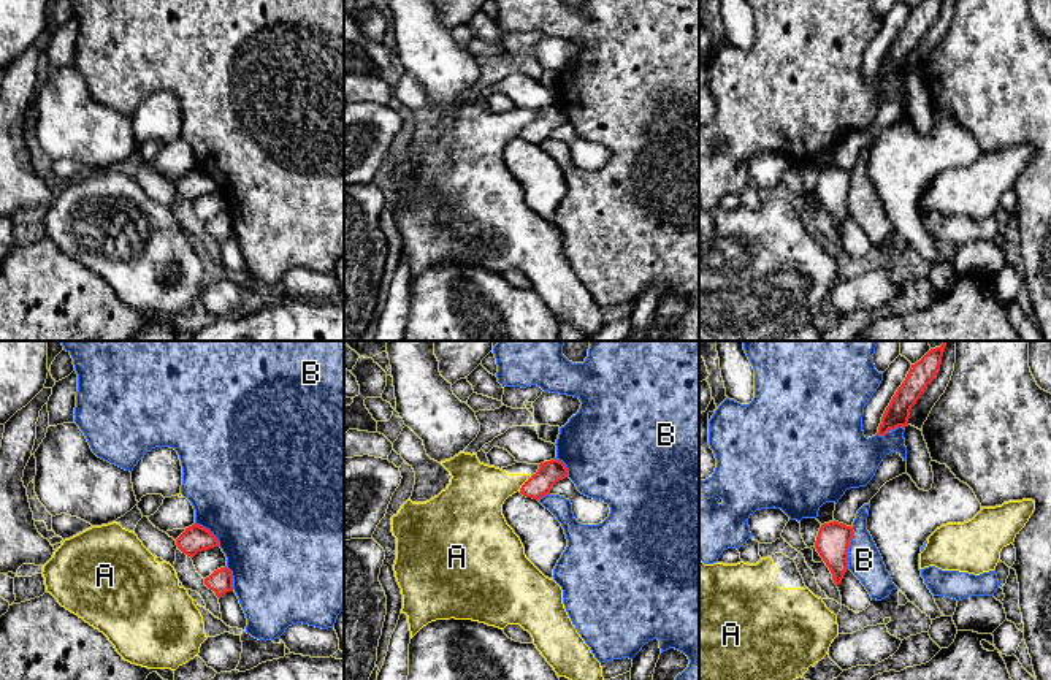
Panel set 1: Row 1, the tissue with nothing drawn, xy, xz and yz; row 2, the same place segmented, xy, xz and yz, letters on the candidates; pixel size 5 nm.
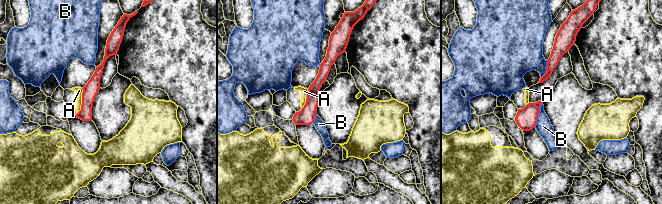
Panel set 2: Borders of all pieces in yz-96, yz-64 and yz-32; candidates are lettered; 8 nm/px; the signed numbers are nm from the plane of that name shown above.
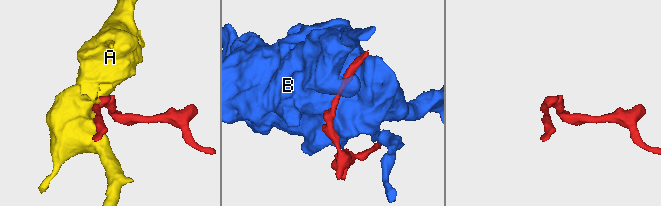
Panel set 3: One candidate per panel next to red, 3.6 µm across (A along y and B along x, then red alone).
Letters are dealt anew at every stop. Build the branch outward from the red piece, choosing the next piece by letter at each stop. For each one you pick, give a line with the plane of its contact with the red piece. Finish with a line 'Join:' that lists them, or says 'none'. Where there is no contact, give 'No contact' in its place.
Join: none

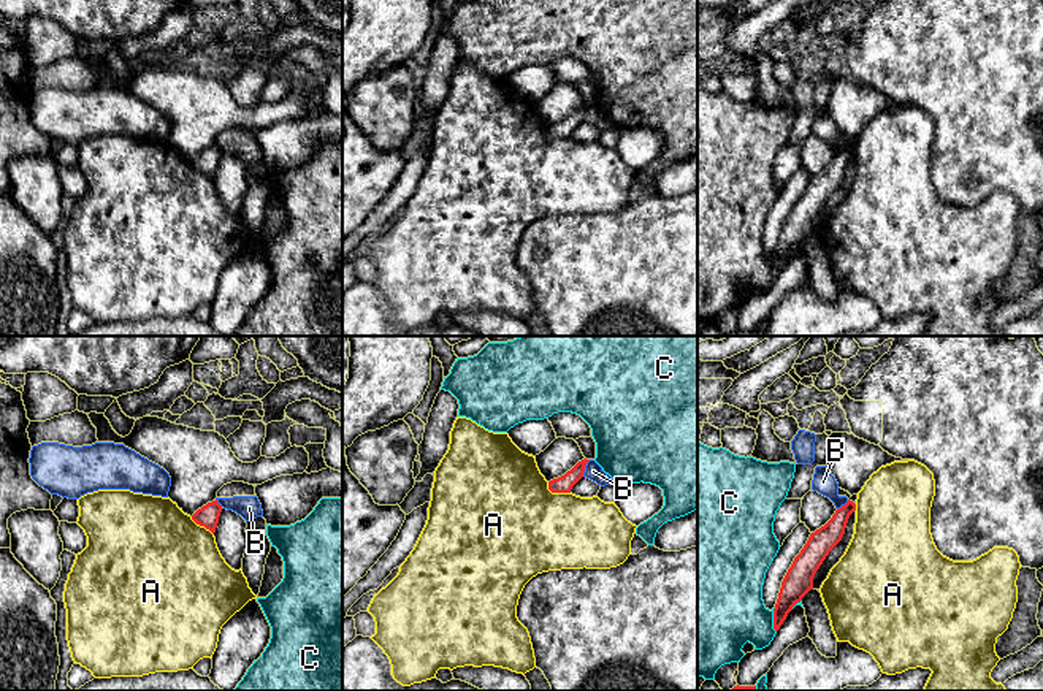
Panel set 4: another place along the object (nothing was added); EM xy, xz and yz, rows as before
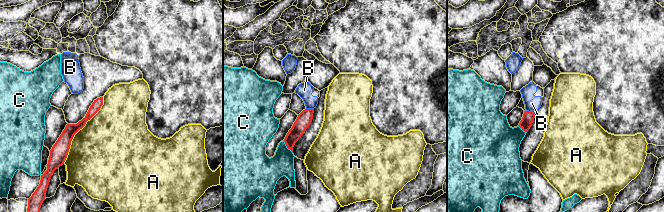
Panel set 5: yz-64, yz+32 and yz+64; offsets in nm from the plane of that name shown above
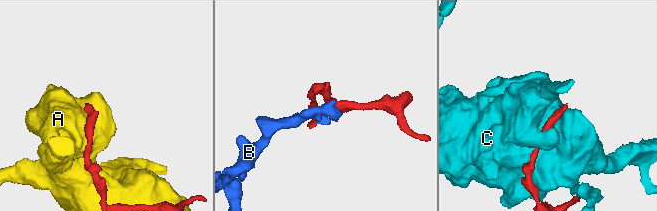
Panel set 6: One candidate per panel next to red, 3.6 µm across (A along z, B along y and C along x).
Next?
Join: none

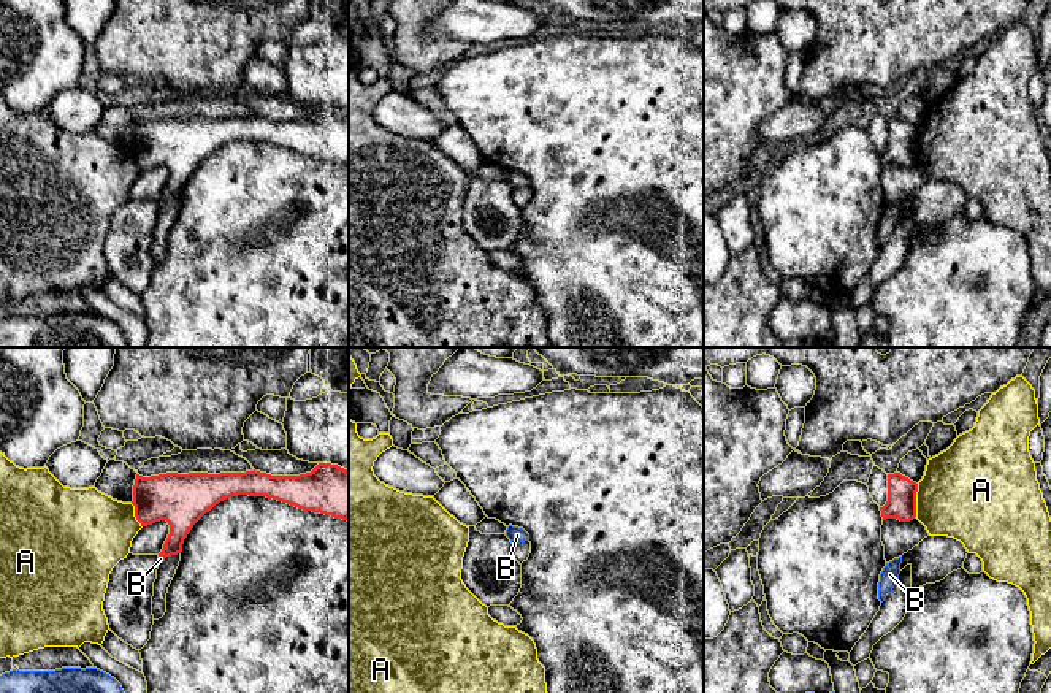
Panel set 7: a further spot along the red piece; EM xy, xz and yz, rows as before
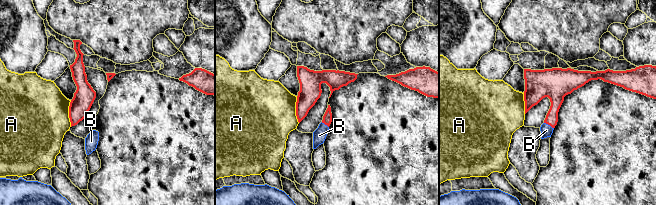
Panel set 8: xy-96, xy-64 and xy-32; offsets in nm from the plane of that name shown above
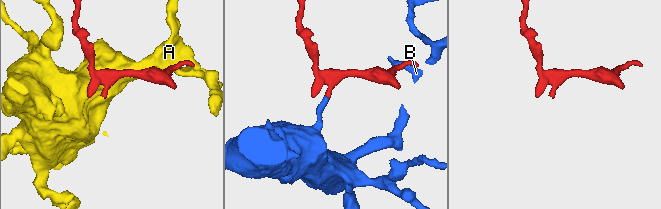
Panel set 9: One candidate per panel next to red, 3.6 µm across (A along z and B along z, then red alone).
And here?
B: Touches red in xy
Join: B

